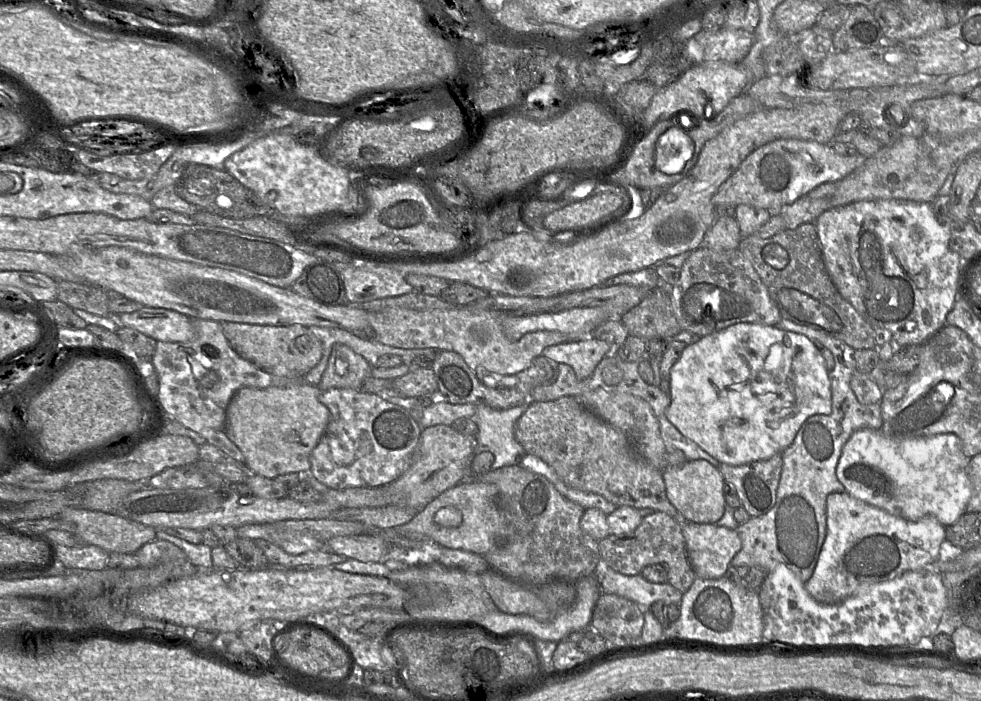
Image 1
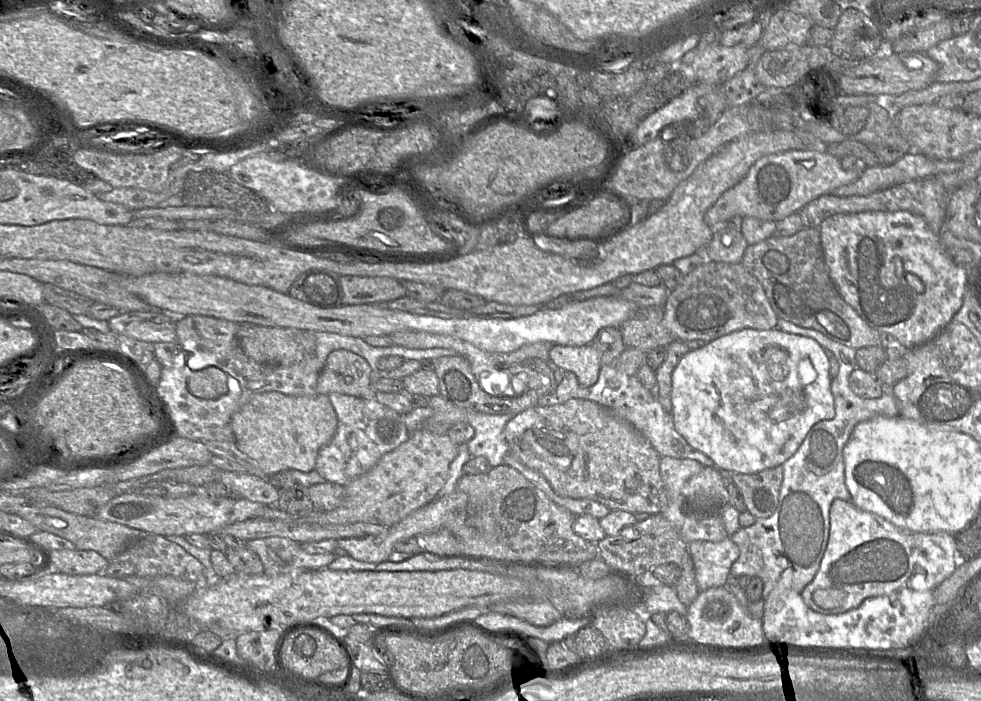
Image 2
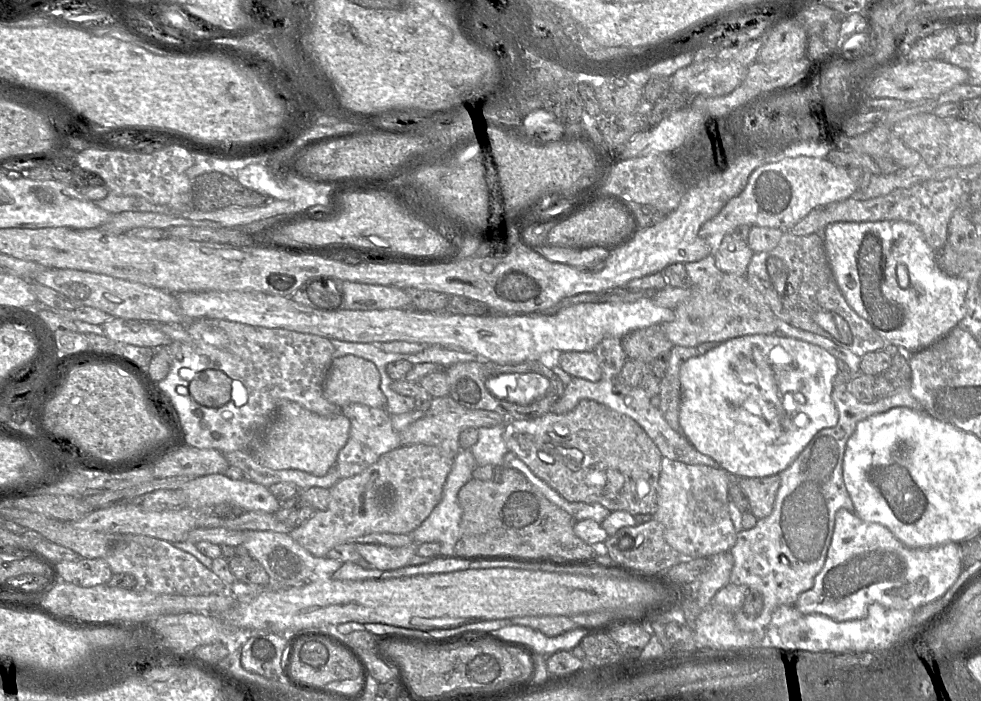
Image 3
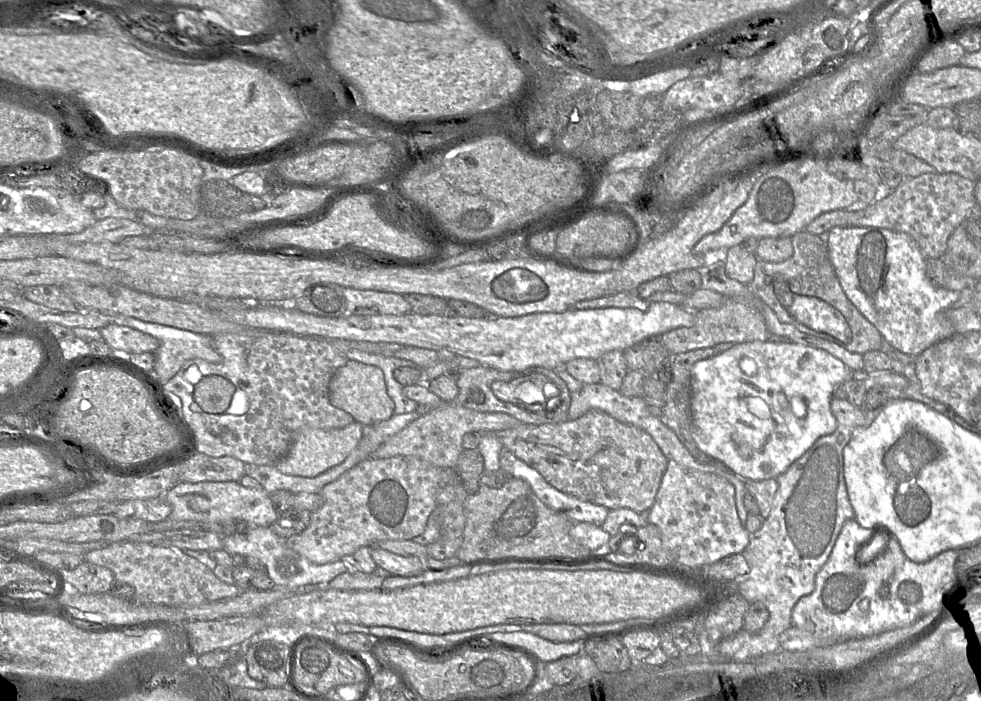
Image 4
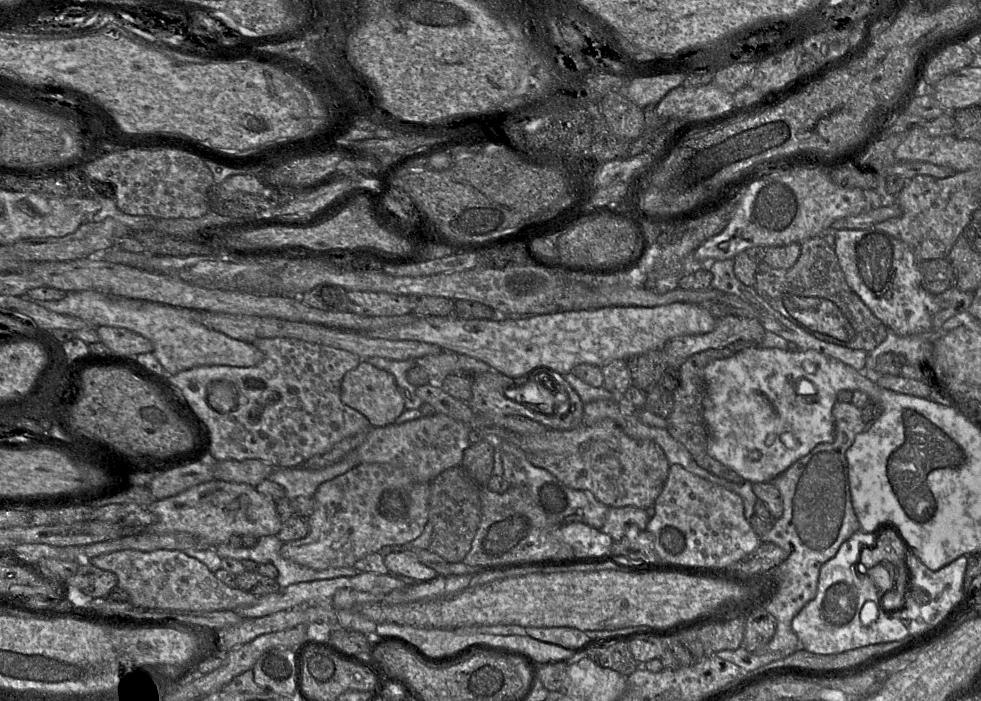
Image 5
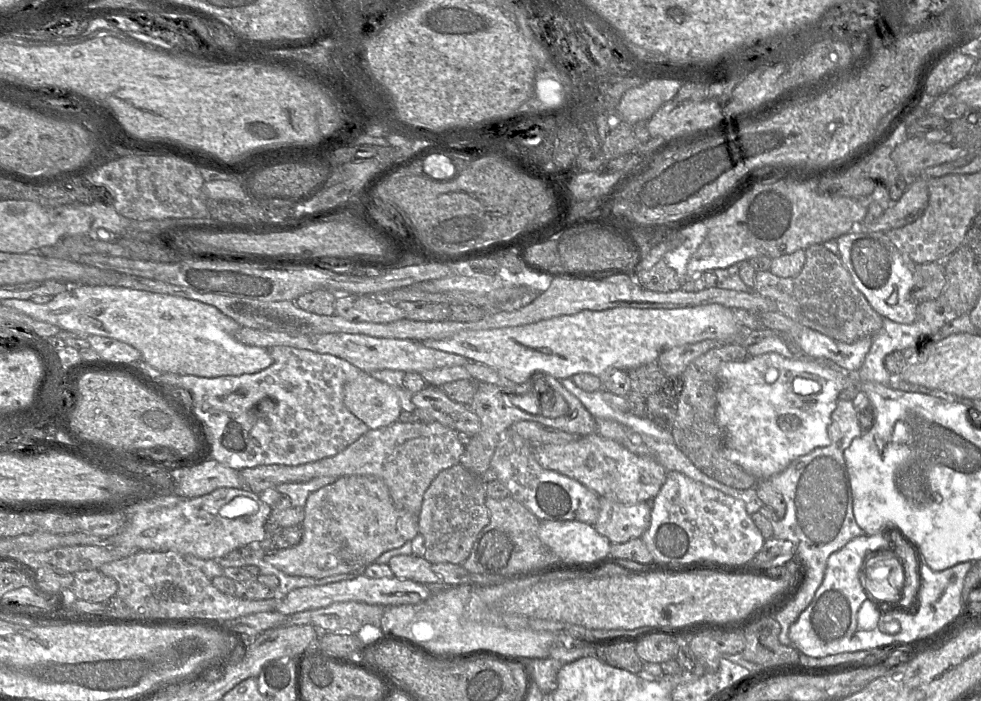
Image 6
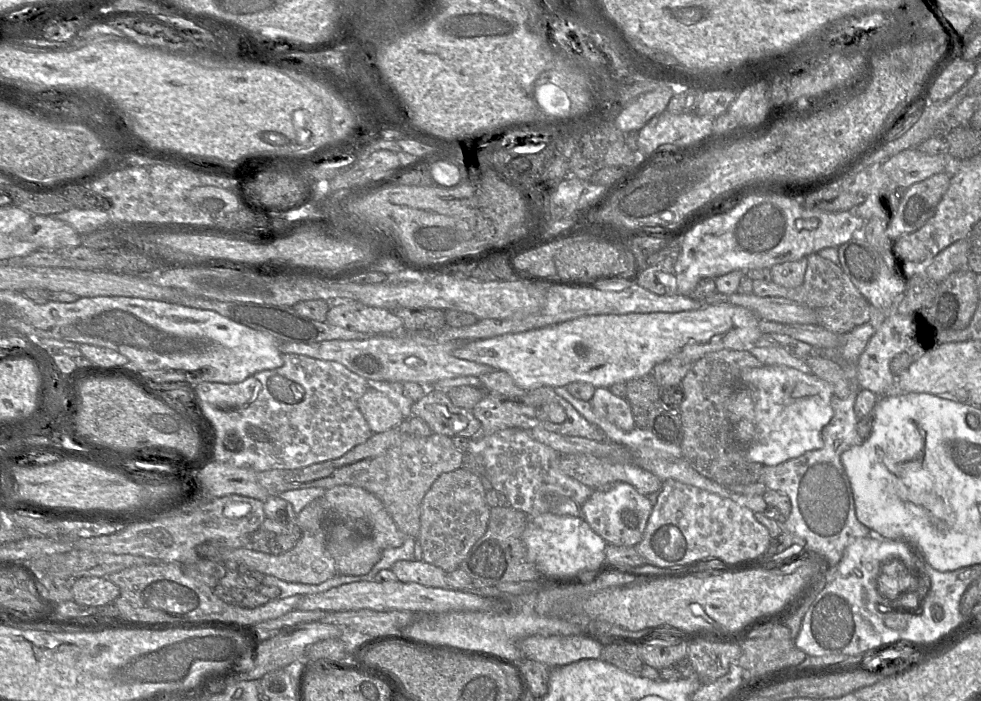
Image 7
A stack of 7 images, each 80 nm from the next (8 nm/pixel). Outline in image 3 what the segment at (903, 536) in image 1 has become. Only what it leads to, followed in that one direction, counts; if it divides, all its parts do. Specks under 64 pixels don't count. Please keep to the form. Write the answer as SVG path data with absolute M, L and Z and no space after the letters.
M841 508L835 515L834 531L824 566L816 575L812 588L803 592L794 606L803 614L819 614L837 622L866 617L868 606L872 603L879 603L886 608L916 610L943 596L960 574L957 543L948 542L929 548L908 548L885 526L865 522L855 512Z

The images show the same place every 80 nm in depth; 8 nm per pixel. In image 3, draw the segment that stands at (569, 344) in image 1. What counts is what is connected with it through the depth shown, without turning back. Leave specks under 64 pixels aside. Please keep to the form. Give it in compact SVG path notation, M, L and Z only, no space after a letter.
M566 351L559 353L559 367L571 377L598 382L602 378L602 369L593 352Z

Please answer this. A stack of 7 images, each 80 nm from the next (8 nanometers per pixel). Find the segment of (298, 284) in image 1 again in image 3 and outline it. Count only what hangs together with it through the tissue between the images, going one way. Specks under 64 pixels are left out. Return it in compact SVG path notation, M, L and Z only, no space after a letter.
M314 277L299 287L291 298L320 311L338 311L345 308L342 282L331 277Z

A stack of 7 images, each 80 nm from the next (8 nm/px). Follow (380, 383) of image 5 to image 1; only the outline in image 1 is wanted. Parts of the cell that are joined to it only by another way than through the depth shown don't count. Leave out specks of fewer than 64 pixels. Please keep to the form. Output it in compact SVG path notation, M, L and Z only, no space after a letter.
M335 344L317 388L320 391L330 388L360 390L365 379L371 376L371 369L364 357L344 344Z

